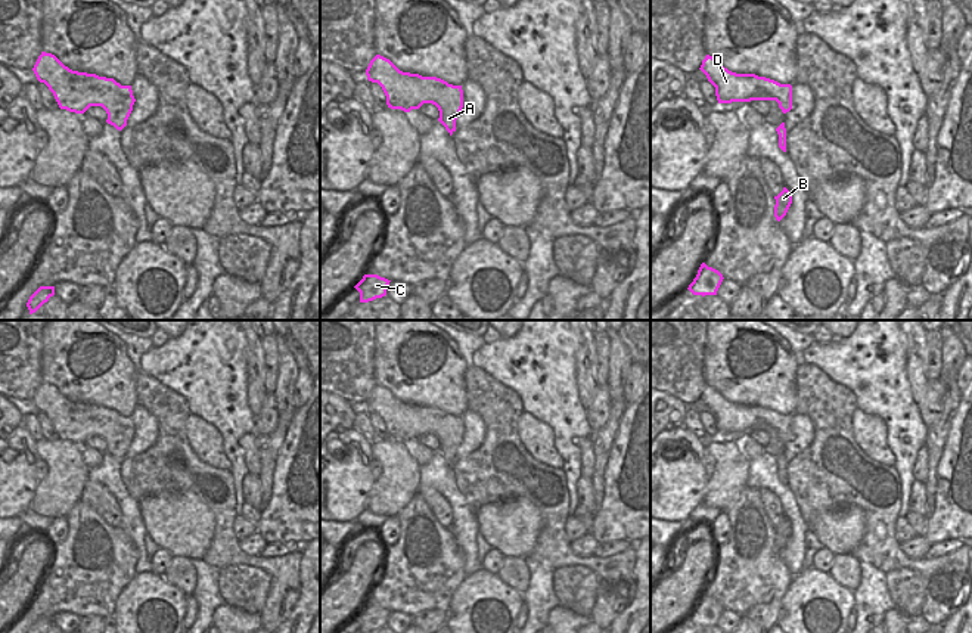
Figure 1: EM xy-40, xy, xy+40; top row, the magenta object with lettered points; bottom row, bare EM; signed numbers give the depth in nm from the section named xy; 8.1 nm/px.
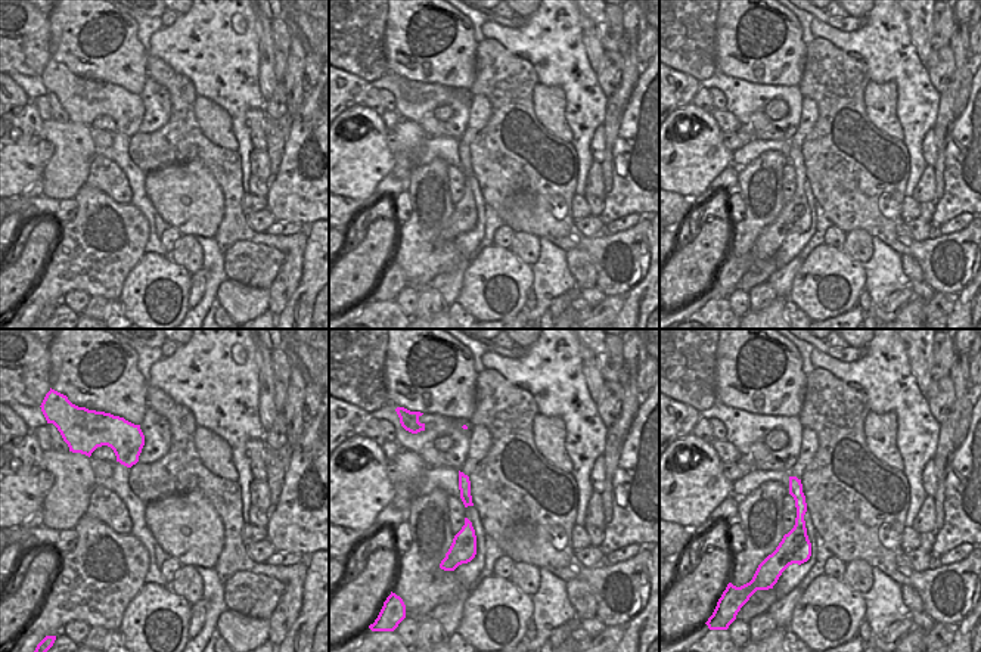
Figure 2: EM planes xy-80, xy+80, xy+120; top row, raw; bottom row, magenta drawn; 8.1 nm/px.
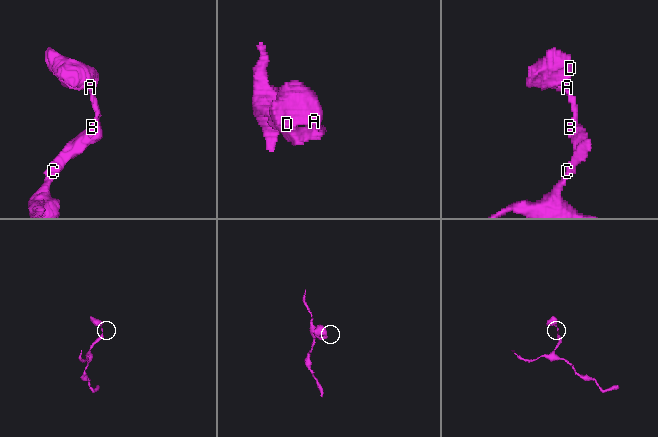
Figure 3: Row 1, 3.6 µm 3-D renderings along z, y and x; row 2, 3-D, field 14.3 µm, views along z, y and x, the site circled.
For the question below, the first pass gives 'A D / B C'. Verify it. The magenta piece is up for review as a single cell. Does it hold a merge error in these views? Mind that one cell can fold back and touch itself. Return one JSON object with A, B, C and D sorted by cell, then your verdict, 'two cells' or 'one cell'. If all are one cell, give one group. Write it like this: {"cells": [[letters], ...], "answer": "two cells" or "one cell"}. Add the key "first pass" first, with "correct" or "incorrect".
{"first pass": "incorrect", "cells": [["A", "B", "C", "D"]], "answer": "one cell"}

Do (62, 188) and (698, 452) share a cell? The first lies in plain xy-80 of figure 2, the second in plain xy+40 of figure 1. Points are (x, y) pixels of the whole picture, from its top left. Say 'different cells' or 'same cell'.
different cells

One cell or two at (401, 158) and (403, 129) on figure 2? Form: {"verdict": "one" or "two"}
{"verdict": "one"}

